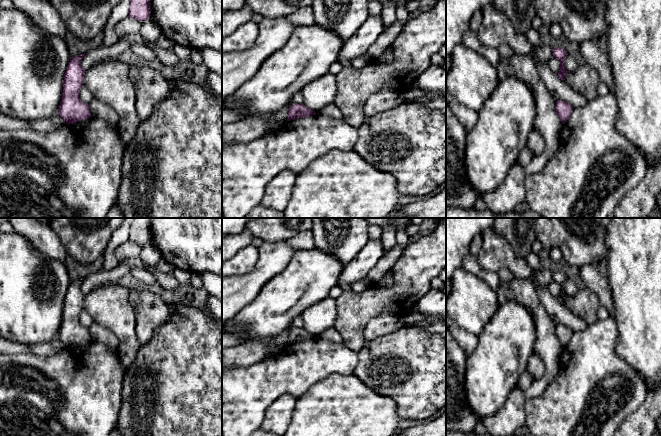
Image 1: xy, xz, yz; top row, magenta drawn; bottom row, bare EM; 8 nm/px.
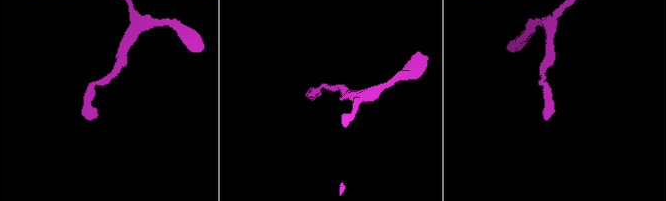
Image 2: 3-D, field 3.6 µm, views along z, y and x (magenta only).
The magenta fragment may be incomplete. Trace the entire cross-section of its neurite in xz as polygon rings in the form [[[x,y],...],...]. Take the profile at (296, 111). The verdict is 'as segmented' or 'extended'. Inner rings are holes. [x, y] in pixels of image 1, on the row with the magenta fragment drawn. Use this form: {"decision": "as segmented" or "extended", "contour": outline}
{"decision": "as segmented", "contour": [[[292,104],[288,111],[287,121],[315,115],[316,112],[302,104]]]}

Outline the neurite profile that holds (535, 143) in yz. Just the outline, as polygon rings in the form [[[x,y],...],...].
[[[533,130],[529,134],[526,147],[534,154],[534,156],[540,155],[544,151],[545,140],[537,133],[537,131]]]

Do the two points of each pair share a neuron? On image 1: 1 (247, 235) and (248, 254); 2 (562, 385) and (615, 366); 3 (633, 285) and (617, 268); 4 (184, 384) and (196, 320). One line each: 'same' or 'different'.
1: different
2: same
3: same
4: same

